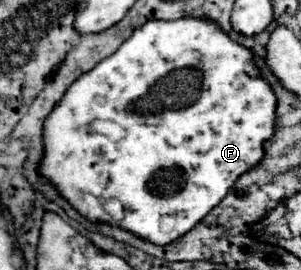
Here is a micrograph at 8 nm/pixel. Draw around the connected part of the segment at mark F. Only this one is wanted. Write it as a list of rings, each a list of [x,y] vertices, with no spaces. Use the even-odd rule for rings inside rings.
[[[194,17],[178,19],[178,21],[148,21],[142,27],[134,29],[132,37],[126,39],[116,53],[102,59],[94,69],[78,77],[66,89],[62,99],[54,105],[42,127],[44,151],[38,163],[38,173],[40,177],[48,179],[56,187],[56,191],[88,221],[108,223],[112,227],[126,229],[128,233],[134,233],[140,239],[164,247],[176,241],[178,237],[182,237],[184,233],[188,233],[212,207],[216,207],[226,197],[226,193],[242,173],[246,173],[248,169],[260,163],[264,155],[262,143],[274,135],[274,111],[276,111],[274,91],[258,75],[258,67],[252,61],[252,53],[246,47],[234,43],[230,37],[226,37],[216,23],[194,19]],[[102,199],[116,199],[121,203],[121,213],[113,213],[113,217],[116,214],[122,215],[118,218],[119,221],[113,220],[116,218],[106,213]]]

